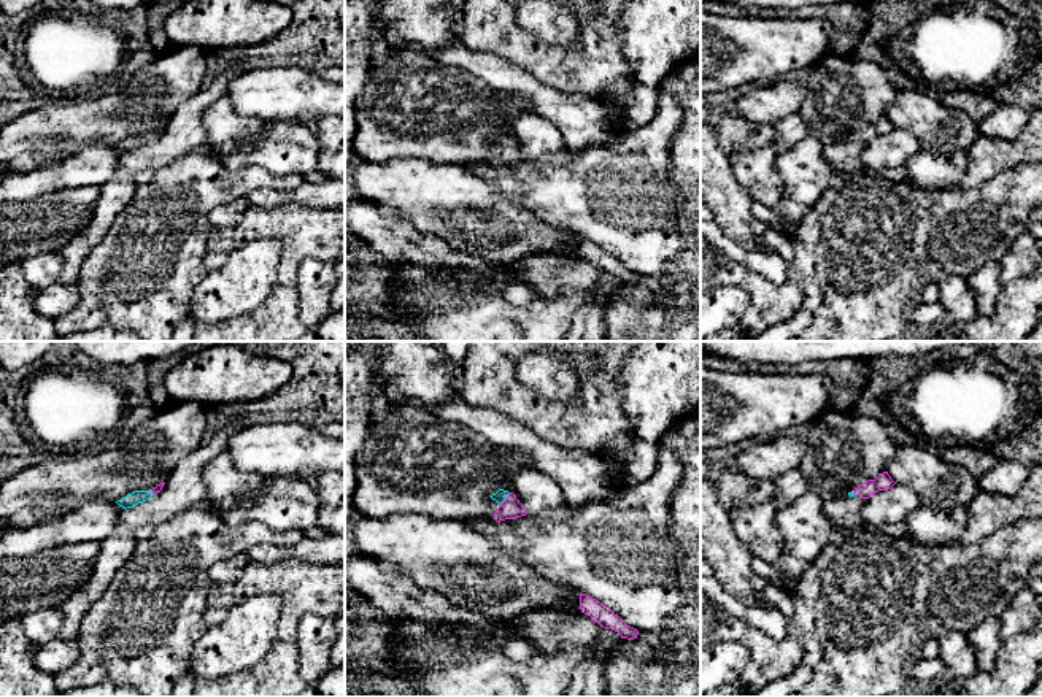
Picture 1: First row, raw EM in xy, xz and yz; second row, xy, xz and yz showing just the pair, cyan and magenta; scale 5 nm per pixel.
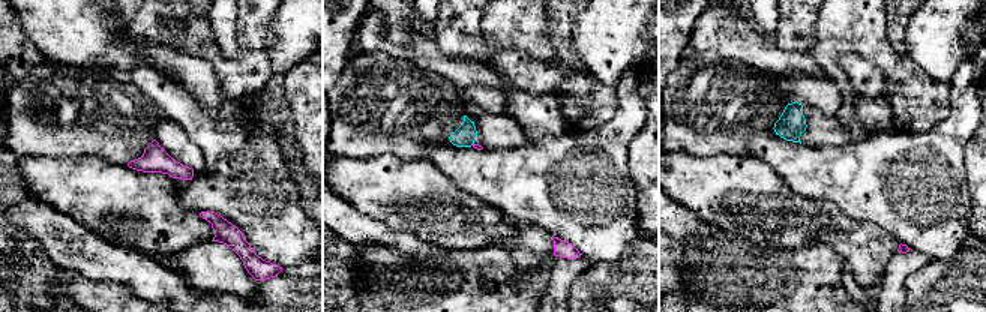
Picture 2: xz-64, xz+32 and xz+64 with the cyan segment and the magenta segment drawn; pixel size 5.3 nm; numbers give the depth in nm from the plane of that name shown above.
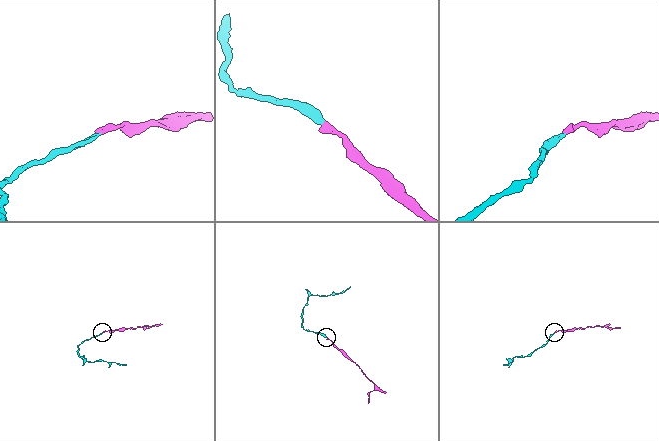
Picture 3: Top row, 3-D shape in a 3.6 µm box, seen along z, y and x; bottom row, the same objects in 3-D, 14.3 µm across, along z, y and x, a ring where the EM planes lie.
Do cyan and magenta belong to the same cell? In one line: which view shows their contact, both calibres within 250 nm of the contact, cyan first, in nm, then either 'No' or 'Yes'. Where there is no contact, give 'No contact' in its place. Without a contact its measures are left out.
Touches cyan in xz. Thickness 60 nm (cyan) against 110 nm. Yes

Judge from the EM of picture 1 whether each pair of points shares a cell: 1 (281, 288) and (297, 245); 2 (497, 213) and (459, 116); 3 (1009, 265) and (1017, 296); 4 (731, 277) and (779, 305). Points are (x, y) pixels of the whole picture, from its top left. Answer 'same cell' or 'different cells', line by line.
1: same cell
2: different cells
3: different cells
4: same cell

